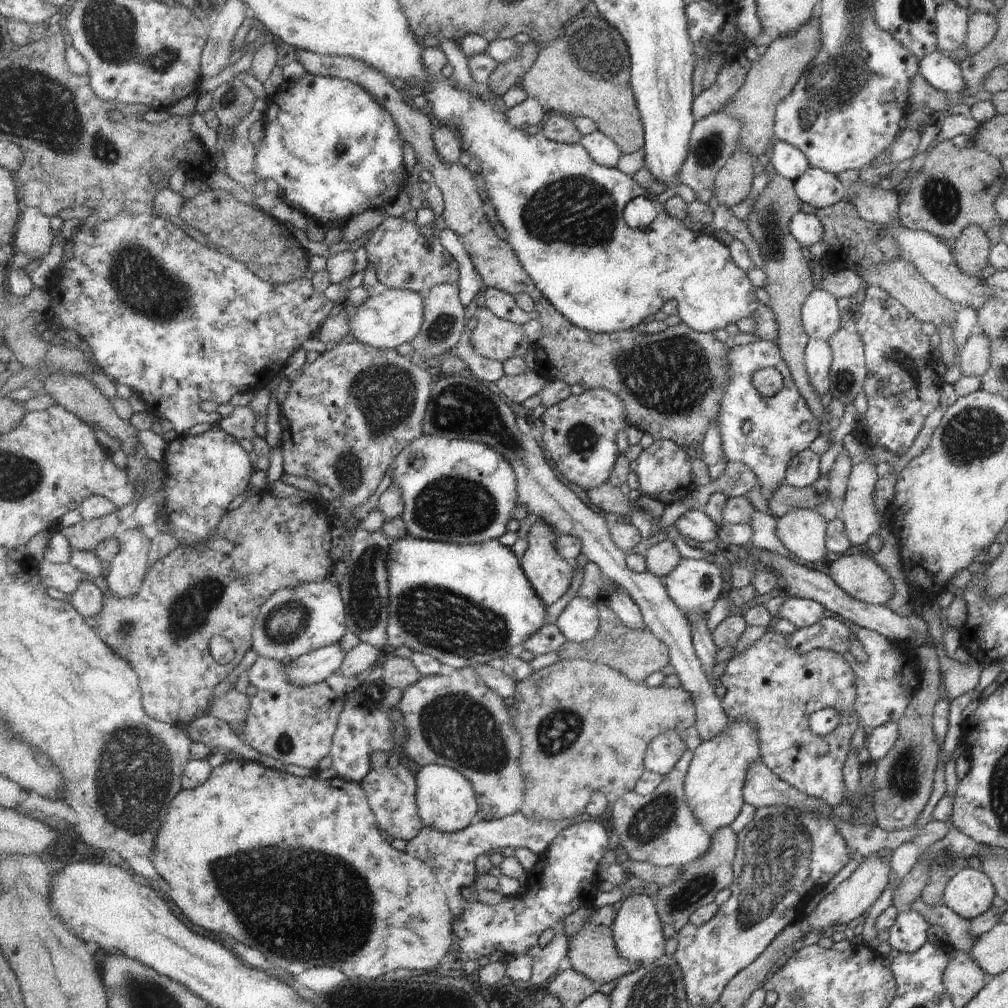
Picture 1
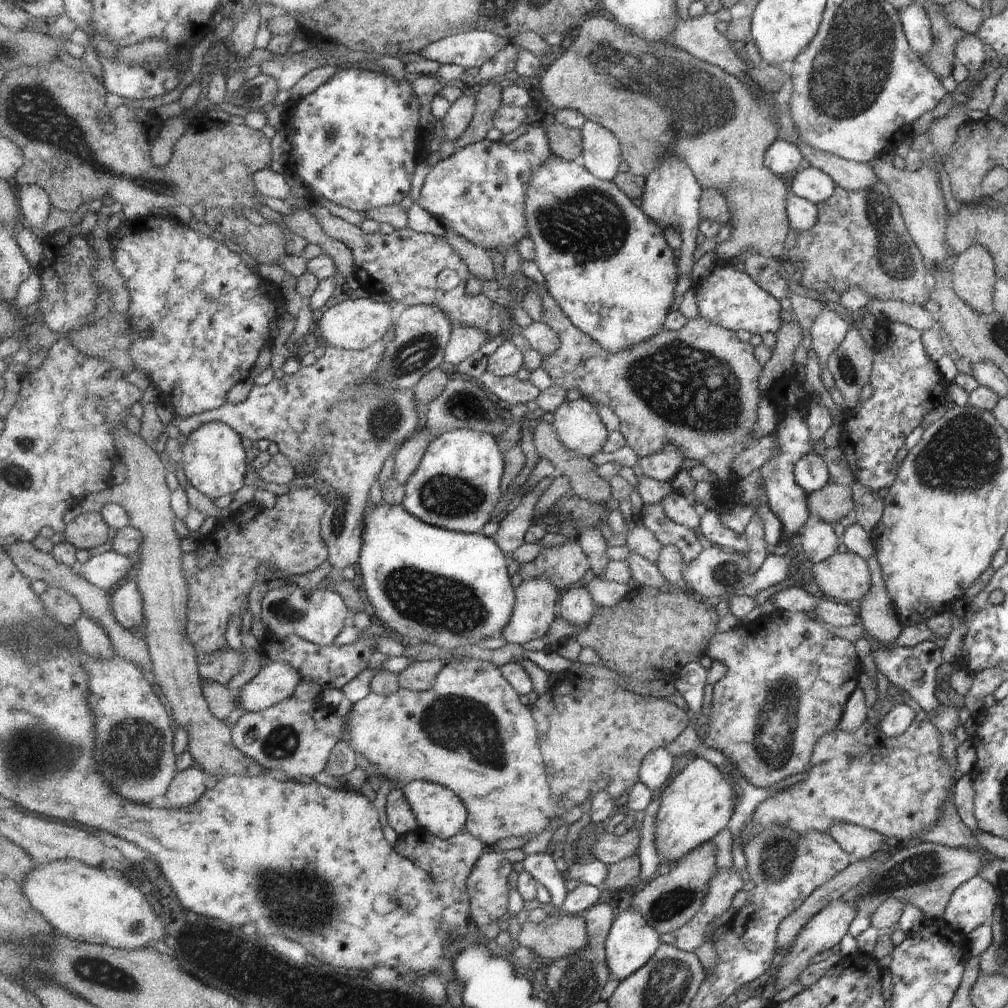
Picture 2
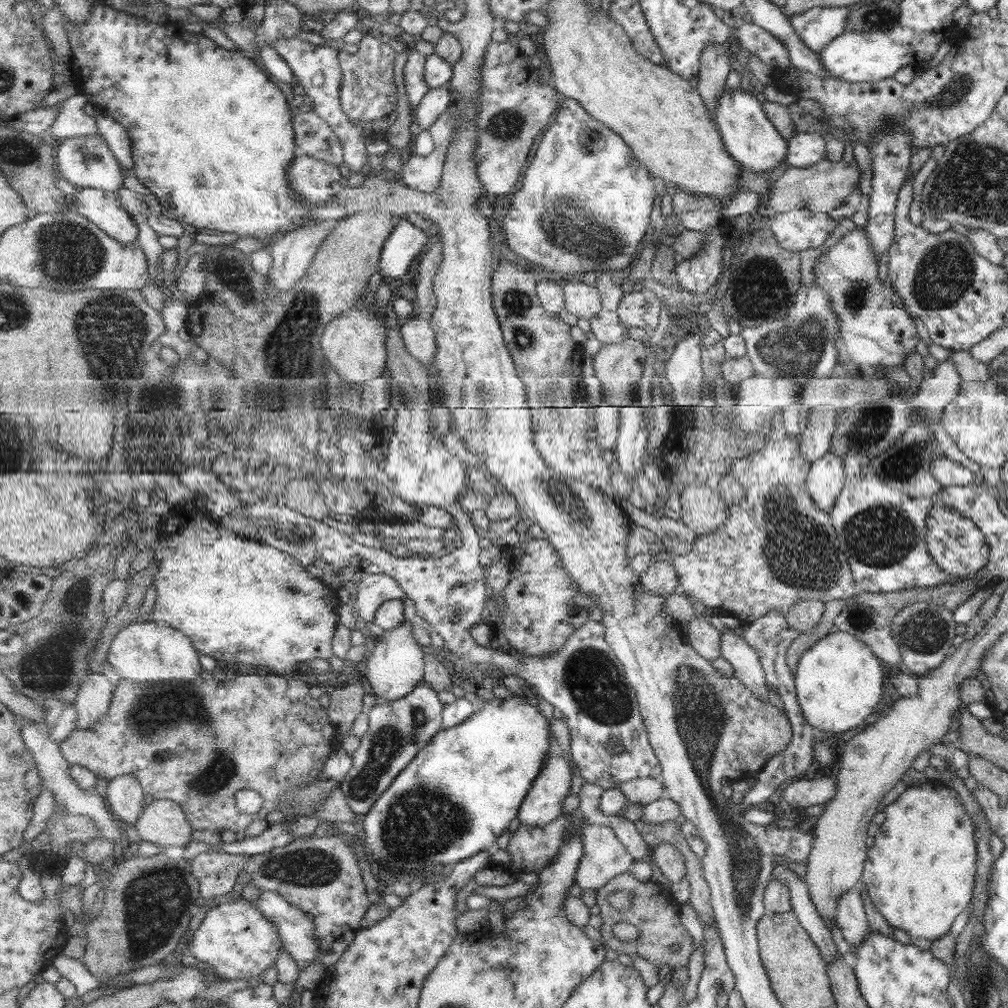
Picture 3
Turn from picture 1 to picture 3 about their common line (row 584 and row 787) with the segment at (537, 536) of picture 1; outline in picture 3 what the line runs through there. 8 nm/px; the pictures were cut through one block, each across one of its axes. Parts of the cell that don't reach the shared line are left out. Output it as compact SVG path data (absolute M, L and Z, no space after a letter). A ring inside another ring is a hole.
M552 737L552 746L554 748L548 754L546 766L527 793L526 800L522 802L518 819L526 826L547 826L555 819L559 819L563 814L563 802L571 794L571 783L575 782L576 766L573 760L569 760L562 754L562 750L556 748L554 737Z

